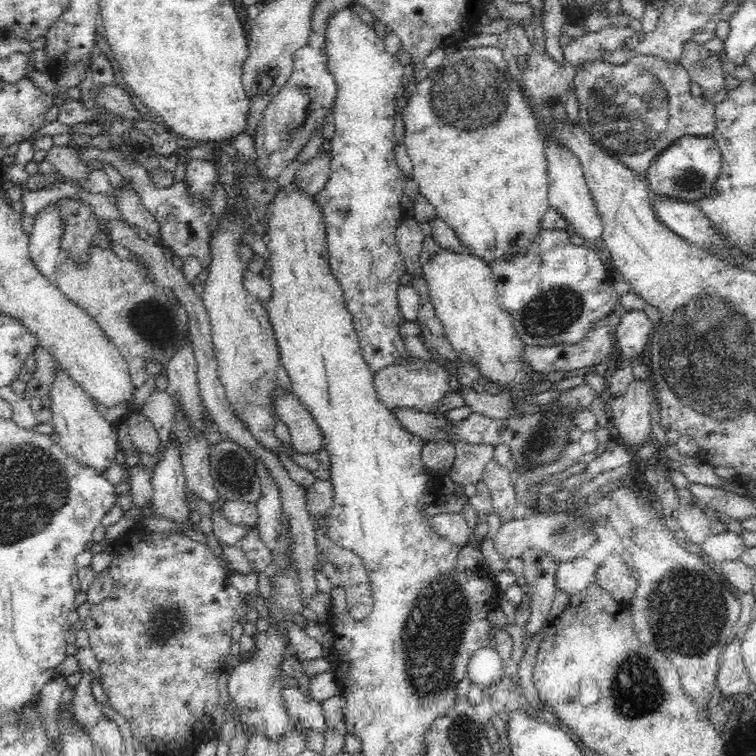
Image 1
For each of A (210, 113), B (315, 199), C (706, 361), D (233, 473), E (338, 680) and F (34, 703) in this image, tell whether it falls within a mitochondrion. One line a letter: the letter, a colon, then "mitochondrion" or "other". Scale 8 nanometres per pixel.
A: other
B: other
C: mitochondrion
D: mitochondrion
E: other
F: other

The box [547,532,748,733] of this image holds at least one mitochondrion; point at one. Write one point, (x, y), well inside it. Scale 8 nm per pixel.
(687, 612)

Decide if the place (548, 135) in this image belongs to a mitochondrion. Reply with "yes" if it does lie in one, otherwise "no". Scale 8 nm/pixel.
no

